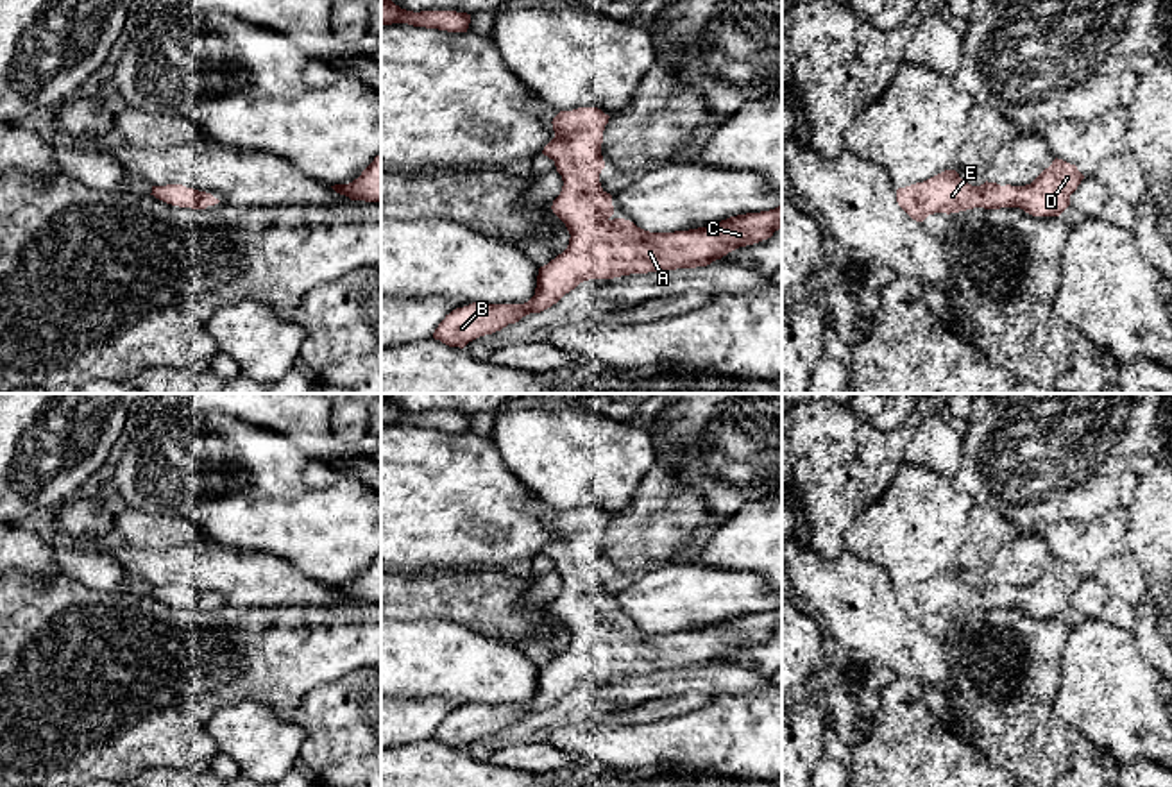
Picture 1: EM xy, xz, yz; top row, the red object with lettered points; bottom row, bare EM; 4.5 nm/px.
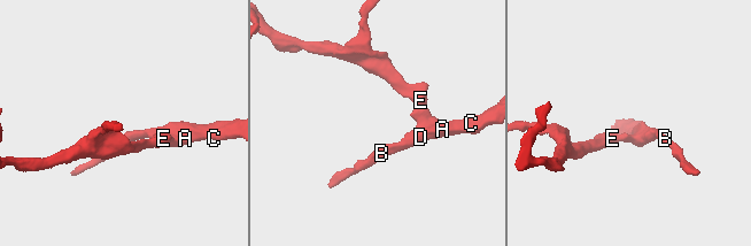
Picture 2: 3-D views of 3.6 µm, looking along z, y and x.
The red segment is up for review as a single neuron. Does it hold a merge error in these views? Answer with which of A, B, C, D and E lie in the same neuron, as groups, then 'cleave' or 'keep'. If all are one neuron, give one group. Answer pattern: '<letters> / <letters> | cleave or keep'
A B C D E | keep

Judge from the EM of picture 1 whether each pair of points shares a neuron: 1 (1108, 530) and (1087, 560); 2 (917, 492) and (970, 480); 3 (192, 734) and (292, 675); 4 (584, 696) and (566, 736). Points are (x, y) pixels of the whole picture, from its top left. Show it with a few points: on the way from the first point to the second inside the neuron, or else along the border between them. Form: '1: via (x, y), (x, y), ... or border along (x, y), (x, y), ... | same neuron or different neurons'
1: via (1101, 537), (1087, 553) | same neuron
2: border along (951, 480), (974, 503) | different neurons
3: via (206, 705), (235, 680), (247, 675), (263, 675) | same neuron
4: border along (582, 721), (562, 725), (546, 739) | different neurons

